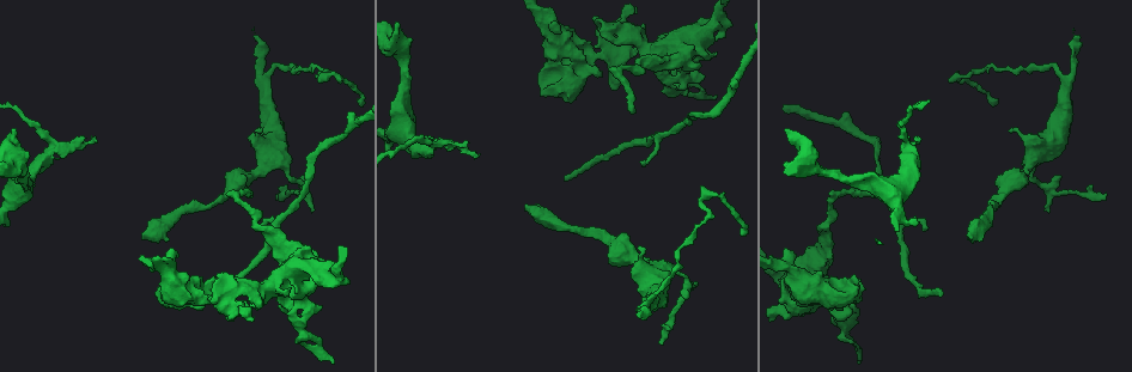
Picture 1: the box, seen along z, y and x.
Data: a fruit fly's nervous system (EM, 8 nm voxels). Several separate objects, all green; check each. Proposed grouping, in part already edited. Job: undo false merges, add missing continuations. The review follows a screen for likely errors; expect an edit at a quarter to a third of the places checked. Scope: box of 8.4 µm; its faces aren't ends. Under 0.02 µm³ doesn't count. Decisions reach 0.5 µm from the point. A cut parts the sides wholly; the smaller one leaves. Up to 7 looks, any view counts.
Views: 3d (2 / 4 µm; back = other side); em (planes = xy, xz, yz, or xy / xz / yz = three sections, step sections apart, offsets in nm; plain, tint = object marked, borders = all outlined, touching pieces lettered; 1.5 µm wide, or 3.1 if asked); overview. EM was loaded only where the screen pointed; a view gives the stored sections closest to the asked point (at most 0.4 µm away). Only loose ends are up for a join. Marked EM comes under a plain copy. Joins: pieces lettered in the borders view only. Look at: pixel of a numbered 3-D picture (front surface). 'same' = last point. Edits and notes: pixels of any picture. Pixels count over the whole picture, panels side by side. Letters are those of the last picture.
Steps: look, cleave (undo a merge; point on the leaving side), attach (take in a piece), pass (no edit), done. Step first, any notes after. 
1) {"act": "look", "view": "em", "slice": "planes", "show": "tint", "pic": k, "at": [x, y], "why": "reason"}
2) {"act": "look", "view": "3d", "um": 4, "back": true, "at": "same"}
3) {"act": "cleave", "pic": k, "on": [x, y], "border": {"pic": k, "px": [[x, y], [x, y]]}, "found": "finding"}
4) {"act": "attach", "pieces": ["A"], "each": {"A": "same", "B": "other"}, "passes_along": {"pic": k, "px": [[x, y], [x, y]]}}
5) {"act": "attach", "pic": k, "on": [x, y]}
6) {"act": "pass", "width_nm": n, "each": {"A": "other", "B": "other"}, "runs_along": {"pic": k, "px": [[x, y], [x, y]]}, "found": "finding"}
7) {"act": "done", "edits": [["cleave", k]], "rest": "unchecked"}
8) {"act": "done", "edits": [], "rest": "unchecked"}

{"act": "look", "view": "3d", "um": 4, "pic": 1, "at": [314, 211]}

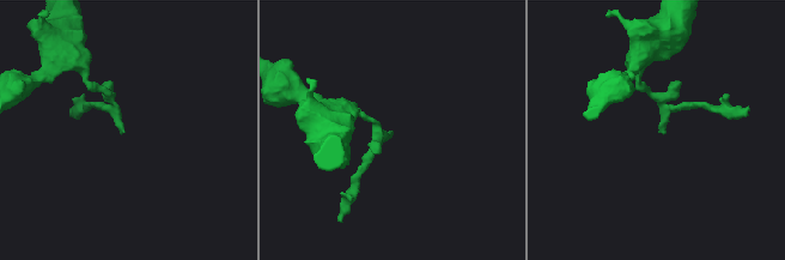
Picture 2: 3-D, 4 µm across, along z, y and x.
{"act": "look", "view": "em", "slice": "planes", "show": "borders", "pic": 2, "at": [392, 132]}

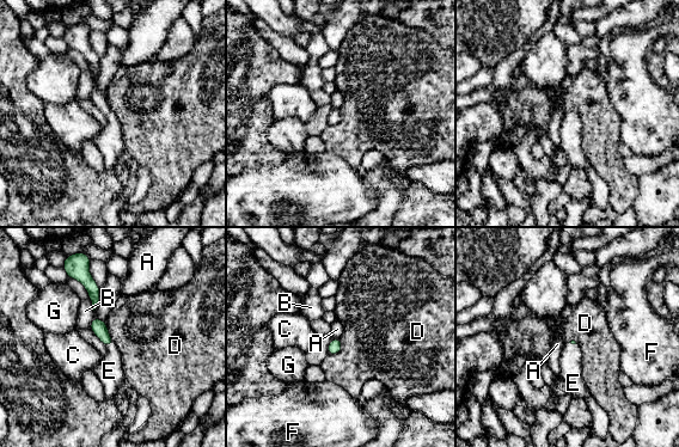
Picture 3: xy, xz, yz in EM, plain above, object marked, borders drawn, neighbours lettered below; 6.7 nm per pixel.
{"act": "attach", "pieces": ["E"], "each": {"A": "other", "B": "other", "C": "other", "D": "other", "E": "same", "F": "other", "G": "other"}, "passes_along": {"pic": 3, "px": [[98, 326], [110, 344], [109, 371]]}, "found": "it goes on there"}

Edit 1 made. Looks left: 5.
{"act": "look", "view": "3d", "um": 4, "pic": 1, "at": [258, 36], "why": "tapers out"}

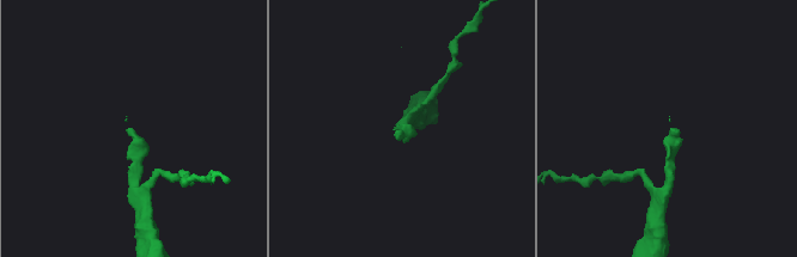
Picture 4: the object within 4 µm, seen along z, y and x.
{"act": "look", "view": "em", "slice": "planes", "show": "borders", "pic": 4, "at": [397, 130]}

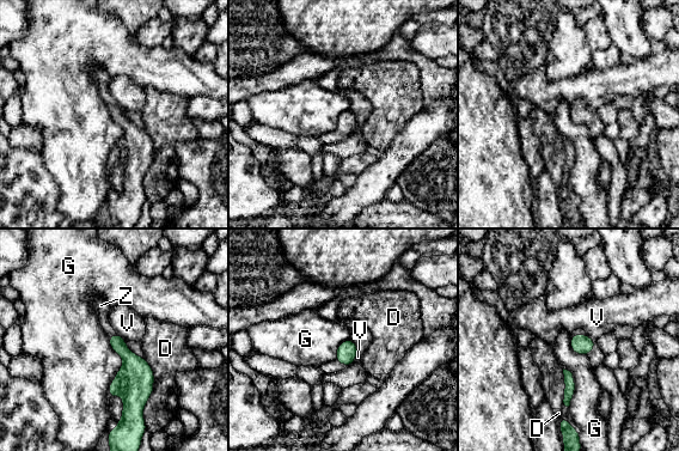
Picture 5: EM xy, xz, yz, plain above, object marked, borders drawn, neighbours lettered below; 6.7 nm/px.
{"act": "attach", "pieces": ["Z"], "width_nm": 100, "each": {"D": "other", "G": "other", "V": "other", "Z": "same"}, "passes_along": {"pic": 5, "px": [[133, 366], [112, 335], [102, 308]]}, "found": "it goes on there"}

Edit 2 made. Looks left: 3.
{"act": "done", "edits": [["attach", 3], ["attach", 5]], "rest": "unchecked"}

